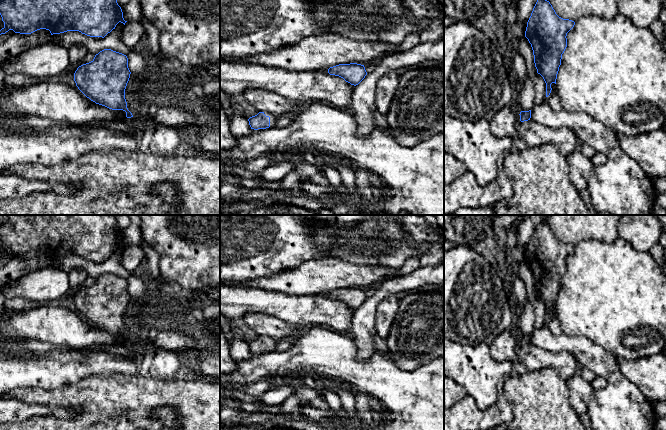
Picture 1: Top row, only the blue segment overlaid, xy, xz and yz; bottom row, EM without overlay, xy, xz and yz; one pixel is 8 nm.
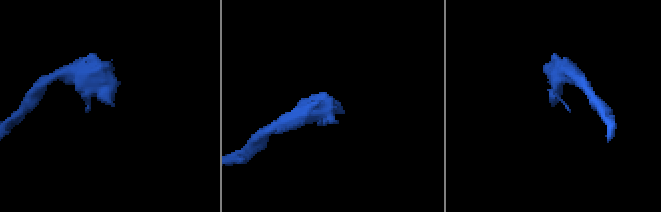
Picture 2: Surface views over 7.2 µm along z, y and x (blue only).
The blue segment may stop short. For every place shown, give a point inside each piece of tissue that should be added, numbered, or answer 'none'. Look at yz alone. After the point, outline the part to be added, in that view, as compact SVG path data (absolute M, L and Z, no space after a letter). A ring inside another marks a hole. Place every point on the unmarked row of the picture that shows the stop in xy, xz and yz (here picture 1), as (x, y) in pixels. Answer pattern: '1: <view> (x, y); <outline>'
none

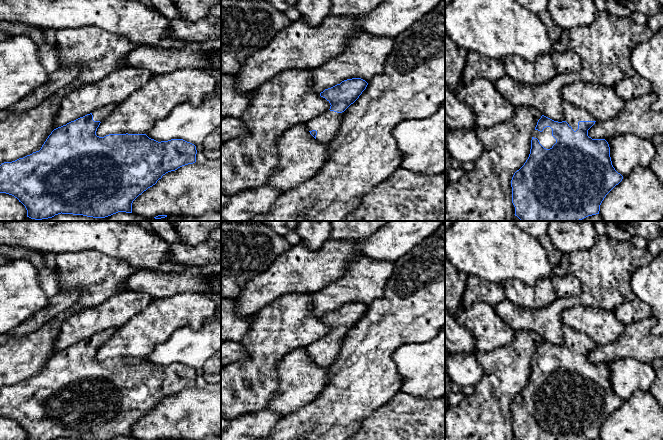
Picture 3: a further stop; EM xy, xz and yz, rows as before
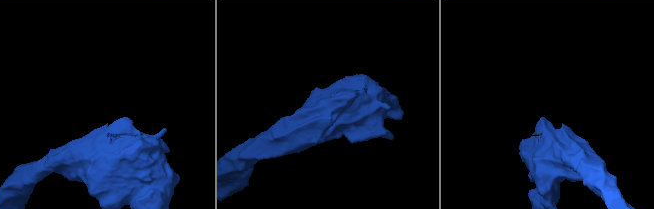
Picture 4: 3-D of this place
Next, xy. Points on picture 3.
1: xy (100, 338); M108 328L104 331L100 331L92 336L93 344L102 346L109 338L114 334L116 328Z

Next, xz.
1: xz (327, 348); M327 334L324 337L315 340L306 347L309 355L316 354L316 364L321 367L329 367L337 358L344 336L337 337Z

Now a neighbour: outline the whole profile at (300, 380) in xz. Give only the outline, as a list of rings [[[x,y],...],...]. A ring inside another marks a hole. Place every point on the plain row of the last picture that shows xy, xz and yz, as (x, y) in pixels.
[[[306,348],[288,353],[280,361],[277,372],[277,395],[267,409],[284,415],[313,401],[329,385],[328,367],[318,366]]]

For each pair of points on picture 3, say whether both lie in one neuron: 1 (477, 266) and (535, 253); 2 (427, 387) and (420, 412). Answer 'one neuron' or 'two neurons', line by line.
1: one neuron
2: two neurons

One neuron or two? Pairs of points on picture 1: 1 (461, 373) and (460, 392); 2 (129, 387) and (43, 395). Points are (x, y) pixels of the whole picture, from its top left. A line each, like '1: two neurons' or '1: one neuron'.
1: two neurons
2: one neuron

